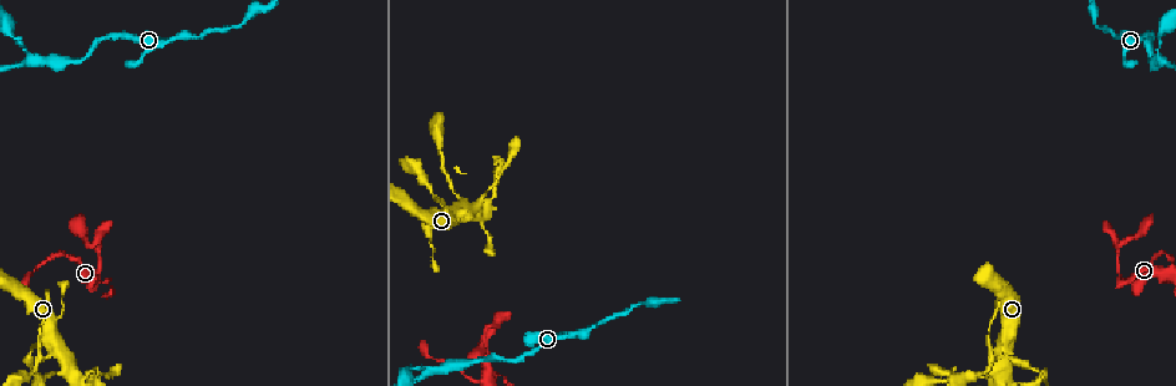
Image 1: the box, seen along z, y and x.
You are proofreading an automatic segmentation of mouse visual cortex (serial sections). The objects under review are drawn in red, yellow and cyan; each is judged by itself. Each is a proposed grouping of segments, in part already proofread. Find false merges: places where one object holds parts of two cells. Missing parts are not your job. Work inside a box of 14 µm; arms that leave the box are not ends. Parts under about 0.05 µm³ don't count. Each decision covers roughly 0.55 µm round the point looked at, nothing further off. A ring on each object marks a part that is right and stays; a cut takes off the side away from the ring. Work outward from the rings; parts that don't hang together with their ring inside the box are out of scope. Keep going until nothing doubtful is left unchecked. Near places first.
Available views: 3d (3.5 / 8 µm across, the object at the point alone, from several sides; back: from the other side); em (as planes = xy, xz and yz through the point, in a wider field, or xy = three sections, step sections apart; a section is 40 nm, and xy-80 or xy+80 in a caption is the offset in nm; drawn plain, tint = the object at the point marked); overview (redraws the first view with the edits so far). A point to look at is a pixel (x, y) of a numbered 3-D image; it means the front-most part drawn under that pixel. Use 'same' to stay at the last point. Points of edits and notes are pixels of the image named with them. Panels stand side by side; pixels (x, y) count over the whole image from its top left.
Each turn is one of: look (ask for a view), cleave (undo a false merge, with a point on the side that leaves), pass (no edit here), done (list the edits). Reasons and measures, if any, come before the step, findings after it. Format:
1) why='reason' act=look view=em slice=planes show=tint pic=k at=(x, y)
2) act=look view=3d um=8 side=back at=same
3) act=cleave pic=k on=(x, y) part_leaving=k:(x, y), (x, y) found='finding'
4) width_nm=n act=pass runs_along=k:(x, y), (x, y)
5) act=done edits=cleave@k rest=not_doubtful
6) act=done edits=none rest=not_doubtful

why='three-way junction' act=look view=3d um=3.5 side=back pic=1 at=(498, 326)

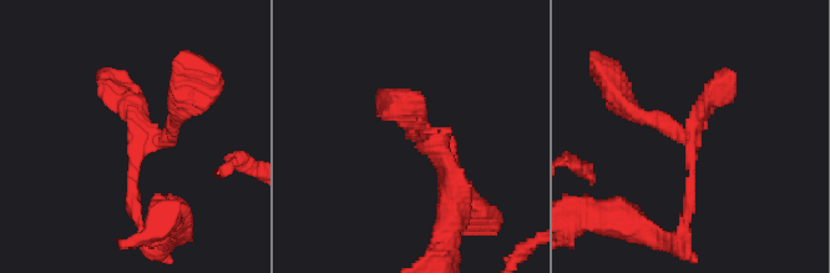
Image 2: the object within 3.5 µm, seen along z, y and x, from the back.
act=look view=em slice=xy step=5 show=tint pic=2 at=(139, 143)

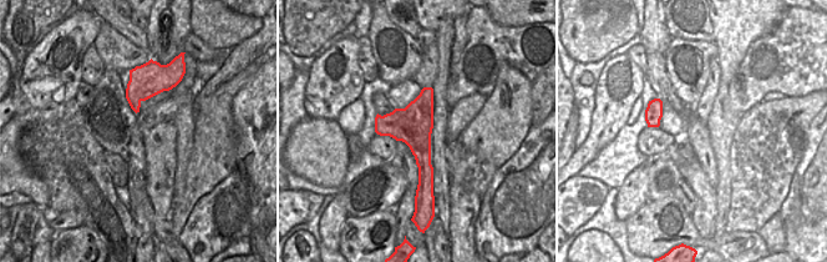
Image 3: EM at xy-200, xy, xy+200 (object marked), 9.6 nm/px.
width_nm=380 act=pass runs_along=2:(683, 223), (693, 138), (642, 116) found='all the same cell'

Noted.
why='sharp bend' act=look view=3d um=3.5 pic=1 at=(1169, 281)

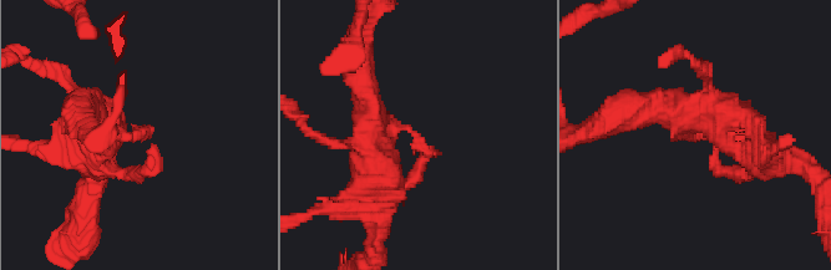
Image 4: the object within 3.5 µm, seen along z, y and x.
arm_widths_nm=150,350 act=look view=em slice=xy step=5 show=tint pic=4 at=(691, 136)

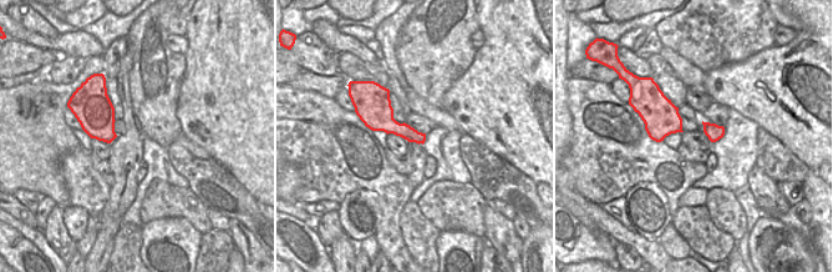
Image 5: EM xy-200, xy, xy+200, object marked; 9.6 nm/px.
act=look view=em slice=xy step=2 show=tint at=same

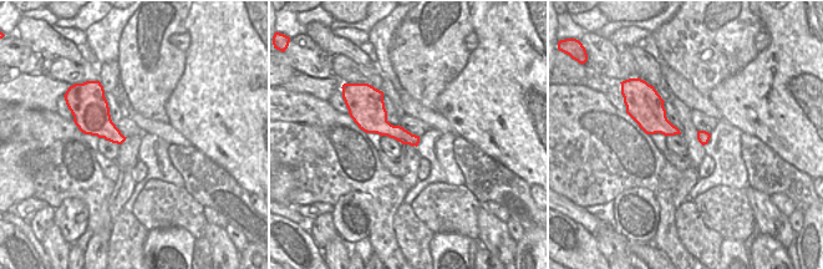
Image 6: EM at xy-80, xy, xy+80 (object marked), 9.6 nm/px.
act=pass runs_along=4:(644, 108), (710, 131), (726, 173) found='all the same cell'

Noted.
why='abrupt turn' act=look view=3d um=3.5 pic=1 at=(1007, 348)

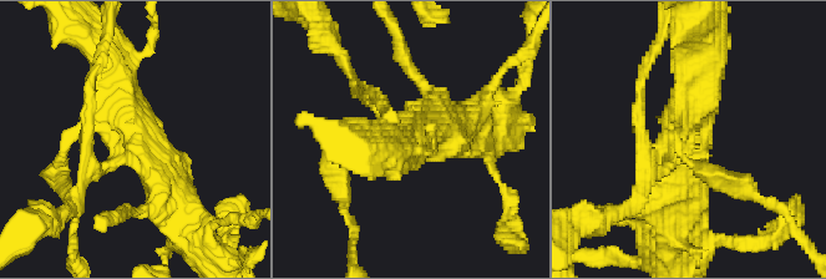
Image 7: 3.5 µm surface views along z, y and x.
arms=4 arm_widths_nm=100,150,500,500 act=pass runs_along=7:(111, 66), (118, 108), (181, 208) found='continuous, no second cell'

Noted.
why='sharp bend' act=look view=3d um=8 pic=1 at=(32, 346)

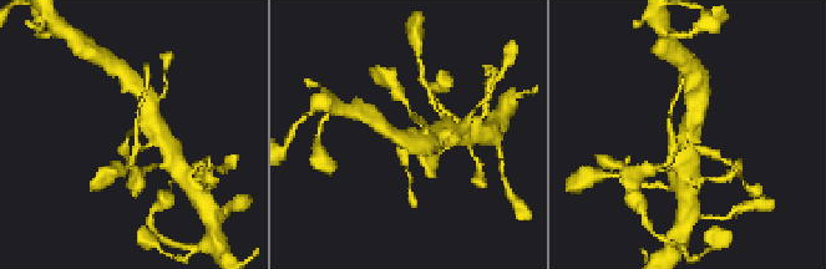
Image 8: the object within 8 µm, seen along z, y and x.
why='closer look' act=look view=3d um=3.5 pic=8 at=(687, 130)

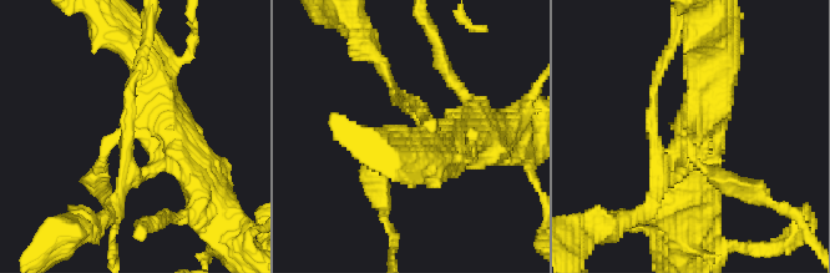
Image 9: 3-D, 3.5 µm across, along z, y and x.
arm_widths_nm=250,500 why='now the EM' act=look view=em slice=xy step=5 show=tint pic=9 at=(111, 139)

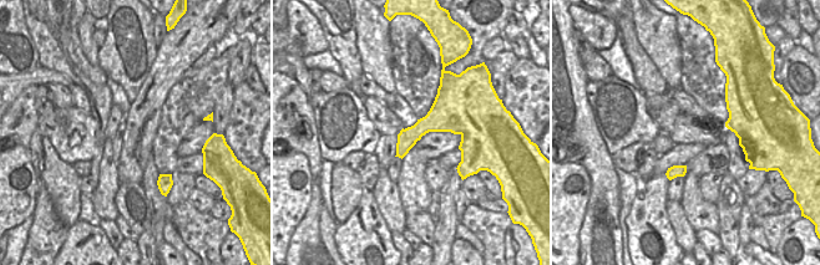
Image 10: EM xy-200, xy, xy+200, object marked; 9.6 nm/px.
act=pass runs_along=9:(158, 87), (158, 114), (105, 148), (101, 187) found='all the same cell'

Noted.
why='abrupt turn' act=look view=3d um=3.5 pic=1 at=(429, 369)

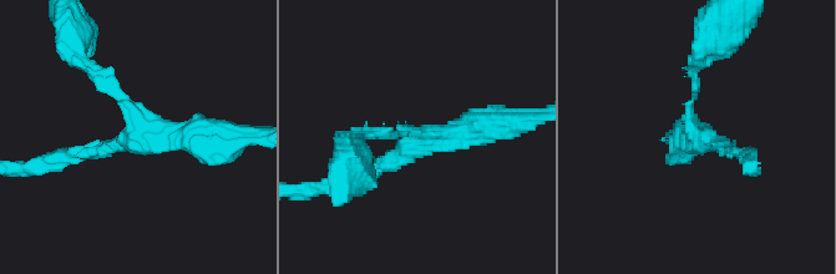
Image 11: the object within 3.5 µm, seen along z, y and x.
act=cleave pic=11 on=(91, 66) part_leaving=11:(130, 116), (76, 29) found='two cells meet here'

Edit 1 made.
act=done edits=cleave@11 rest=not_doubtful

